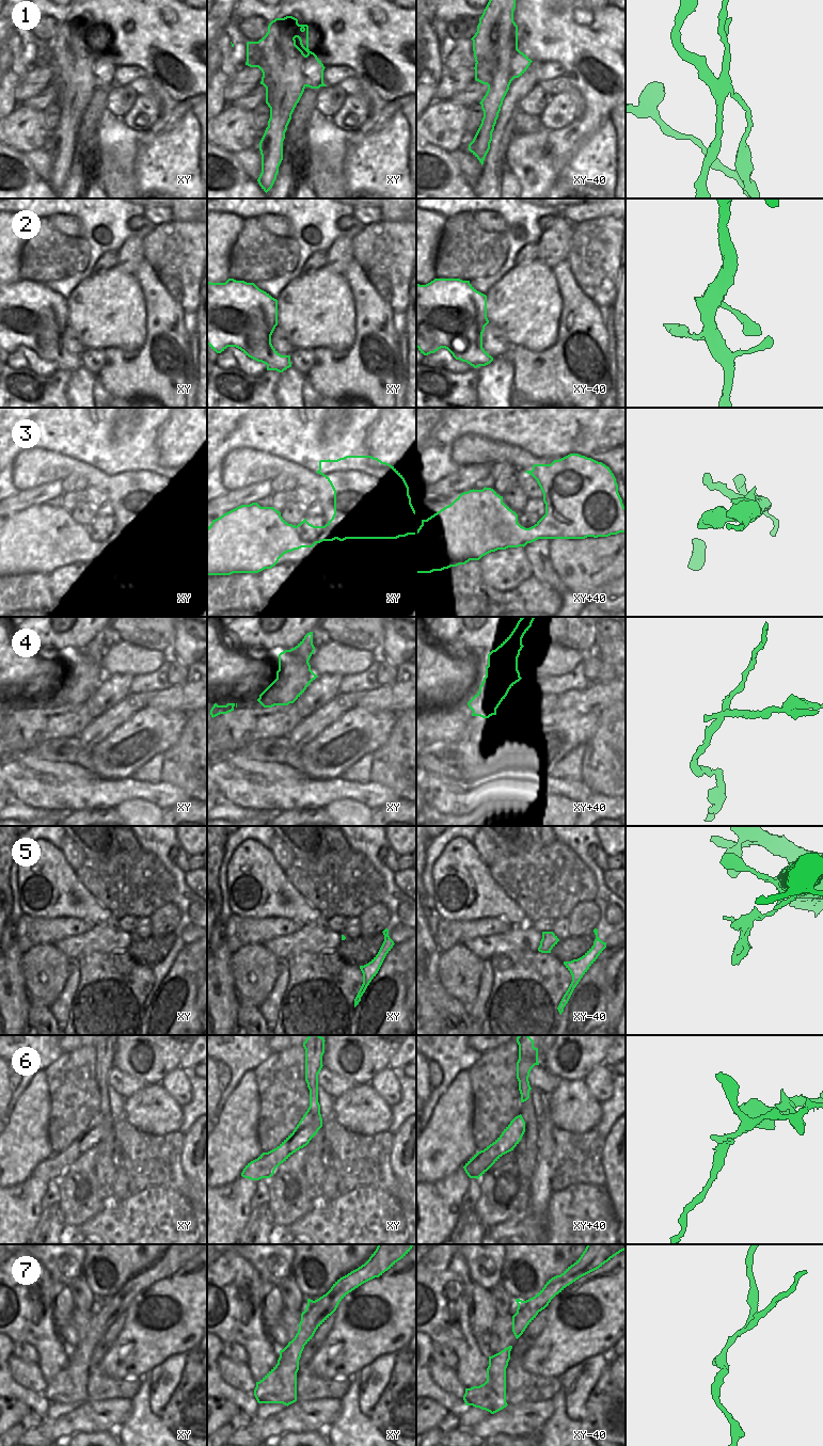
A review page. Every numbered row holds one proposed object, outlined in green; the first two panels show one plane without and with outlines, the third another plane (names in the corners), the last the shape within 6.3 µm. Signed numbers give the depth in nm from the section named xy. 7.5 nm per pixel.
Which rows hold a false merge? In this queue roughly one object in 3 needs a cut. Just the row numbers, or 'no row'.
1, 4, 6, 7

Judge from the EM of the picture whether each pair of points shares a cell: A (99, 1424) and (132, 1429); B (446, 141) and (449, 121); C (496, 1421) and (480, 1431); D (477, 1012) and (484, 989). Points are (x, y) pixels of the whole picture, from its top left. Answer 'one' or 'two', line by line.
A: two
B: one
C: one
D: one

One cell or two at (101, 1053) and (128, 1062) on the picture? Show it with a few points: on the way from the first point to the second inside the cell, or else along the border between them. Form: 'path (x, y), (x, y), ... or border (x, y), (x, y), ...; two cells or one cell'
border (114, 1046), (113, 1064), (131, 1075); two cells

